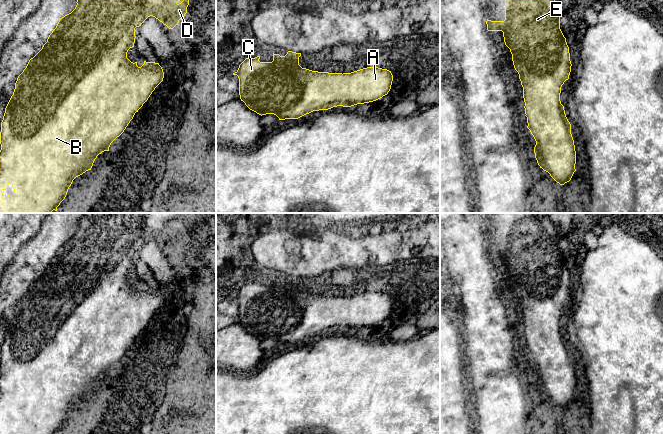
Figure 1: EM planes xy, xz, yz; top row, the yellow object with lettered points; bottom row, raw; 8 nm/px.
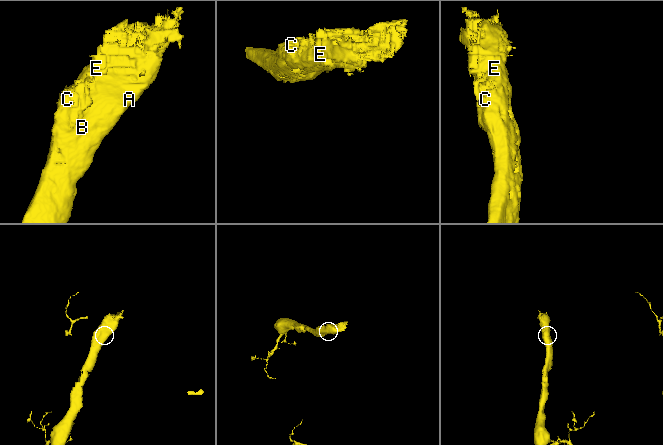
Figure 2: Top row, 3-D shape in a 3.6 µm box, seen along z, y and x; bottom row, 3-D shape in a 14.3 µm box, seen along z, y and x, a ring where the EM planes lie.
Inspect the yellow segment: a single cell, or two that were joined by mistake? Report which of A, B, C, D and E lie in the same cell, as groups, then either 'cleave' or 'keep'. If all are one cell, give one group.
groups A B C D E; keep

